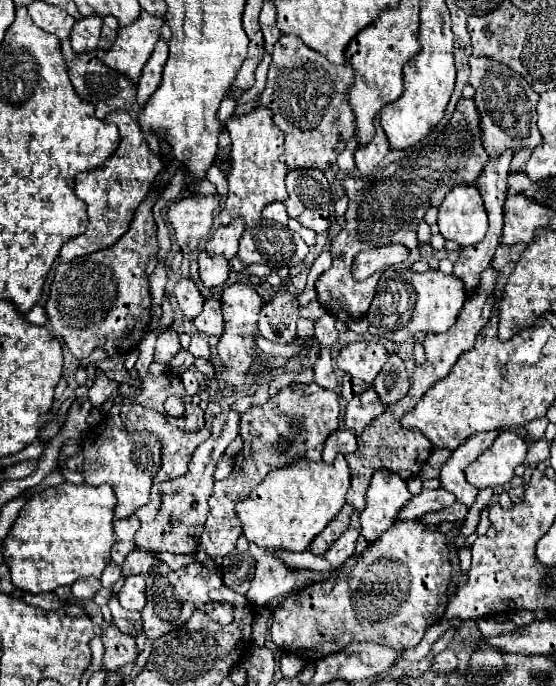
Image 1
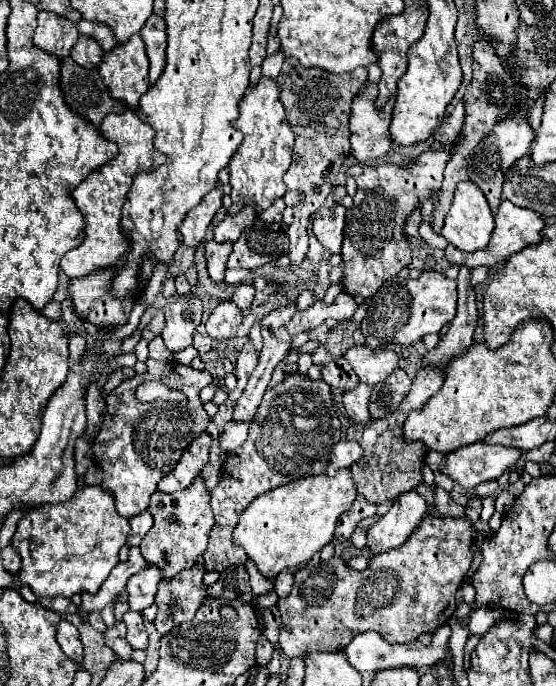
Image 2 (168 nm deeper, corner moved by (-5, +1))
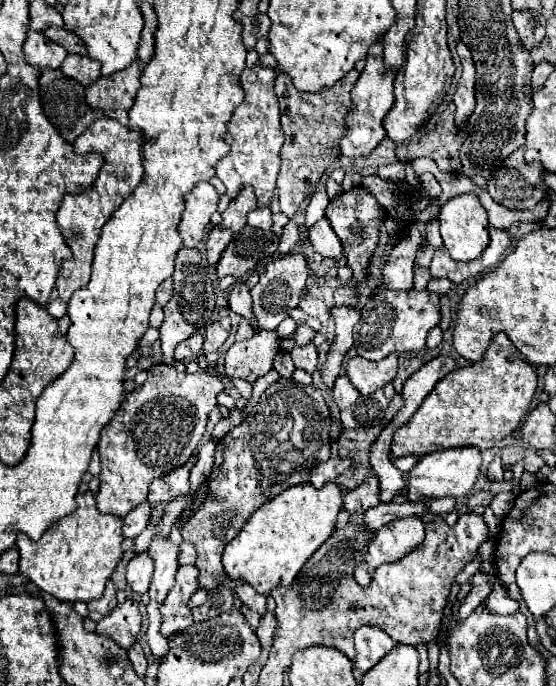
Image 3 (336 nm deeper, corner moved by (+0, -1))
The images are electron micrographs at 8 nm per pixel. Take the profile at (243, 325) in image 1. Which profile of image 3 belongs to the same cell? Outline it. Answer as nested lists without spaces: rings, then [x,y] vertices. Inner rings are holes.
[[[238,281],[238,283],[232,287],[230,297],[228,297],[228,303],[230,303],[230,309],[232,309],[236,315],[244,317],[244,319],[250,323],[250,327],[252,327],[254,331],[258,331],[258,329],[256,329],[256,319],[252,319],[250,289],[248,289],[248,285],[246,285],[244,281]]]

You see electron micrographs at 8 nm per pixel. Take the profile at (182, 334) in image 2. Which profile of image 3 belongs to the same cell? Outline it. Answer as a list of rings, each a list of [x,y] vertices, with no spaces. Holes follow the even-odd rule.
[[[182,247],[176,255],[176,271],[172,275],[174,281],[174,295],[164,307],[164,323],[160,327],[160,343],[162,343],[162,361],[168,365],[174,365],[174,349],[178,343],[186,341],[194,331],[206,327],[212,323],[214,307],[216,307],[216,295],[214,285],[210,279],[210,267],[204,259],[200,249],[188,249]]]

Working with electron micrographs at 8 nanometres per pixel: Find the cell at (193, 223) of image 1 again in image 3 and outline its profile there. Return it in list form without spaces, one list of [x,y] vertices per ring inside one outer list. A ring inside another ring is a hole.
[[[198,183],[190,193],[184,195],[184,213],[178,225],[184,247],[198,247],[204,229],[210,223],[210,215],[216,211],[218,193],[210,183]]]

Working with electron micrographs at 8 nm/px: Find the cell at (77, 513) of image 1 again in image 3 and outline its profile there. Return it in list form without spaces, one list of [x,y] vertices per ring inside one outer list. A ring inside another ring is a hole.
[[[92,491],[76,495],[76,501],[78,509],[52,525],[40,537],[40,541],[32,541],[28,535],[20,533],[16,547],[20,551],[20,573],[26,575],[34,585],[54,595],[58,601],[88,603],[102,597],[106,581],[122,561],[124,535],[120,533],[122,519],[110,513],[100,513],[96,509]]]

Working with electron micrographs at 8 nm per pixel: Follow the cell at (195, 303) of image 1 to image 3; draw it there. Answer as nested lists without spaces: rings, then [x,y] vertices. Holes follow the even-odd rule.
[[[166,279],[156,291],[156,303],[160,307],[164,307],[170,301],[170,297],[172,297],[172,279]]]

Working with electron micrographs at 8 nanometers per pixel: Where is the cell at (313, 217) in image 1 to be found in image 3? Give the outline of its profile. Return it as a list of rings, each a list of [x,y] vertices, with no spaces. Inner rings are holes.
[[[322,217],[312,229],[310,229],[310,243],[312,247],[322,255],[330,259],[342,259],[342,243],[332,231],[326,217]]]

